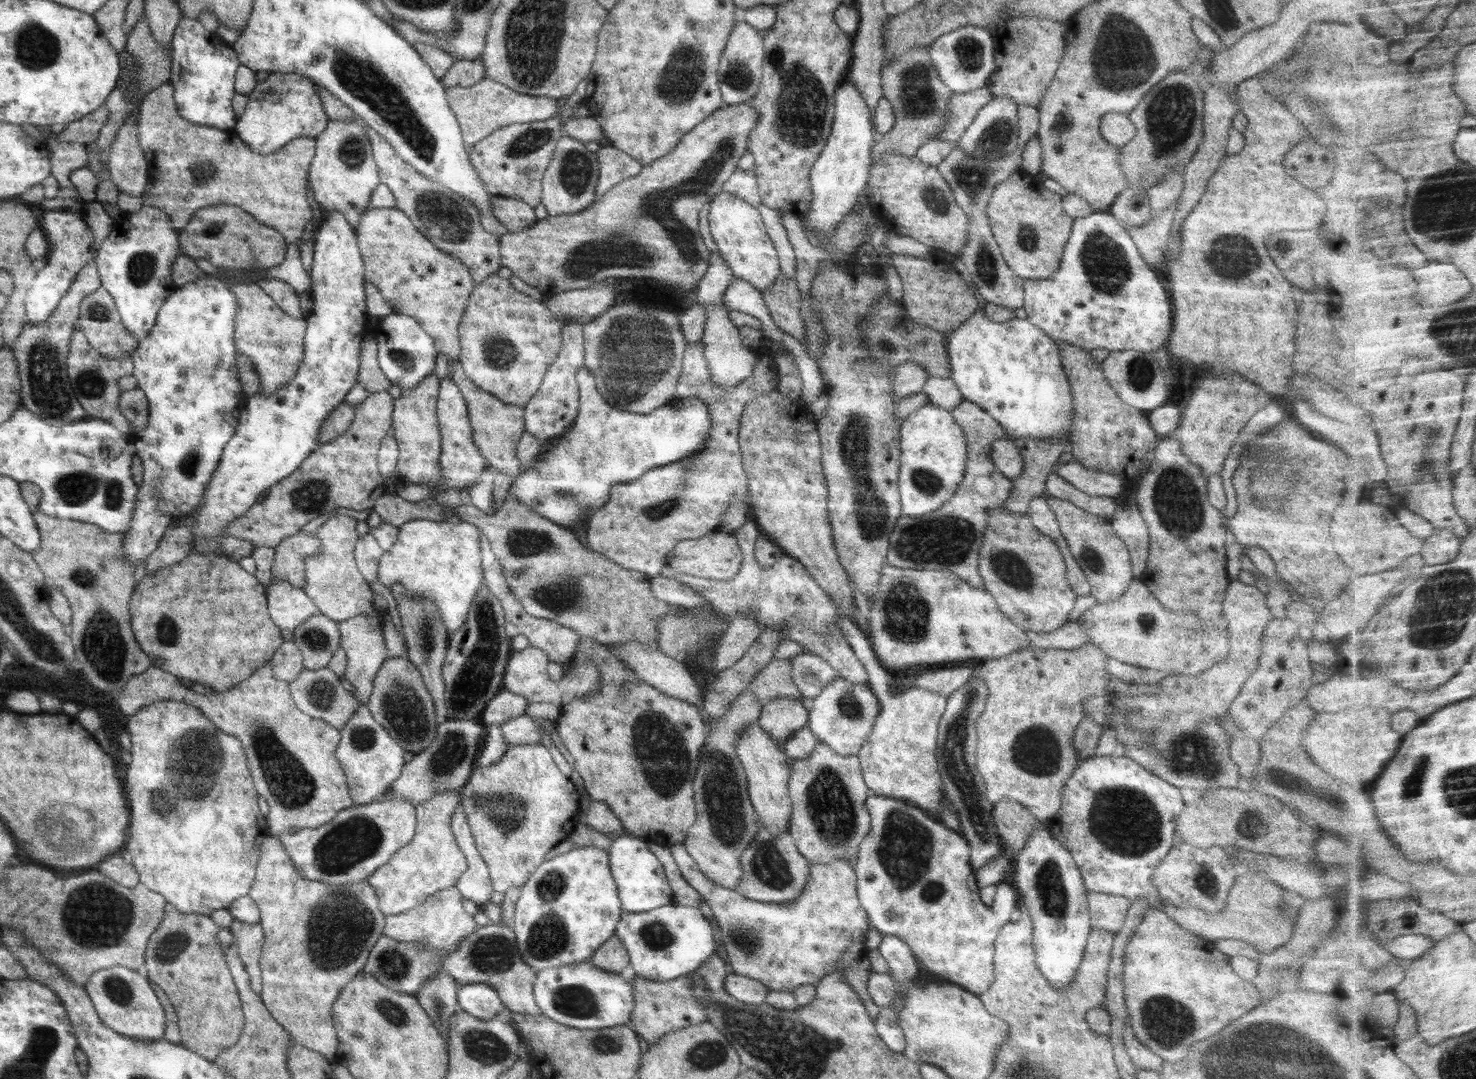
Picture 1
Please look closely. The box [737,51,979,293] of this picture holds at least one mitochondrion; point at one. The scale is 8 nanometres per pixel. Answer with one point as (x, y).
(918, 98)

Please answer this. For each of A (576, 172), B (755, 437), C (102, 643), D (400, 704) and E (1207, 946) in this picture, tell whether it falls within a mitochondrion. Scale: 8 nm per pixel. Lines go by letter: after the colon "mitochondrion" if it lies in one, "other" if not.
A: mitochondrion
B: other
C: mitochondrion
D: mitochondrion
E: other

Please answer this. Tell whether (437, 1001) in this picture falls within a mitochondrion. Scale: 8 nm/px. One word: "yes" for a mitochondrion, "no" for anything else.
yes

